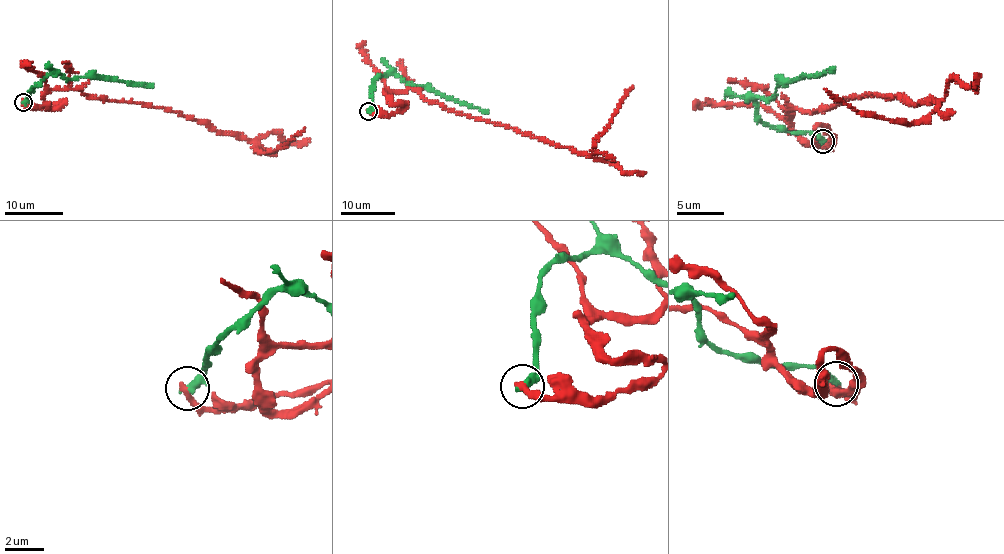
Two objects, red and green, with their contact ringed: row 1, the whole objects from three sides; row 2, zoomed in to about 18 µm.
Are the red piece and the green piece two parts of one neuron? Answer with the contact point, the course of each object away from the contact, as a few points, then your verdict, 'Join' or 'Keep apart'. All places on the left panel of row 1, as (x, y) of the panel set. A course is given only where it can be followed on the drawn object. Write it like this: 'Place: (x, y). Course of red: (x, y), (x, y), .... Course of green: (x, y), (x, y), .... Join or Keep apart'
Place: (23, 102). Course of red: (23, 102), (65, 101), (58, 106), (48, 108), (44, 95), (76, 88), (171, 109), (262, 152), (304, 129). Course of green: (23, 102), (50, 73), (70, 78), (95, 75), (152, 86). Keep apart

